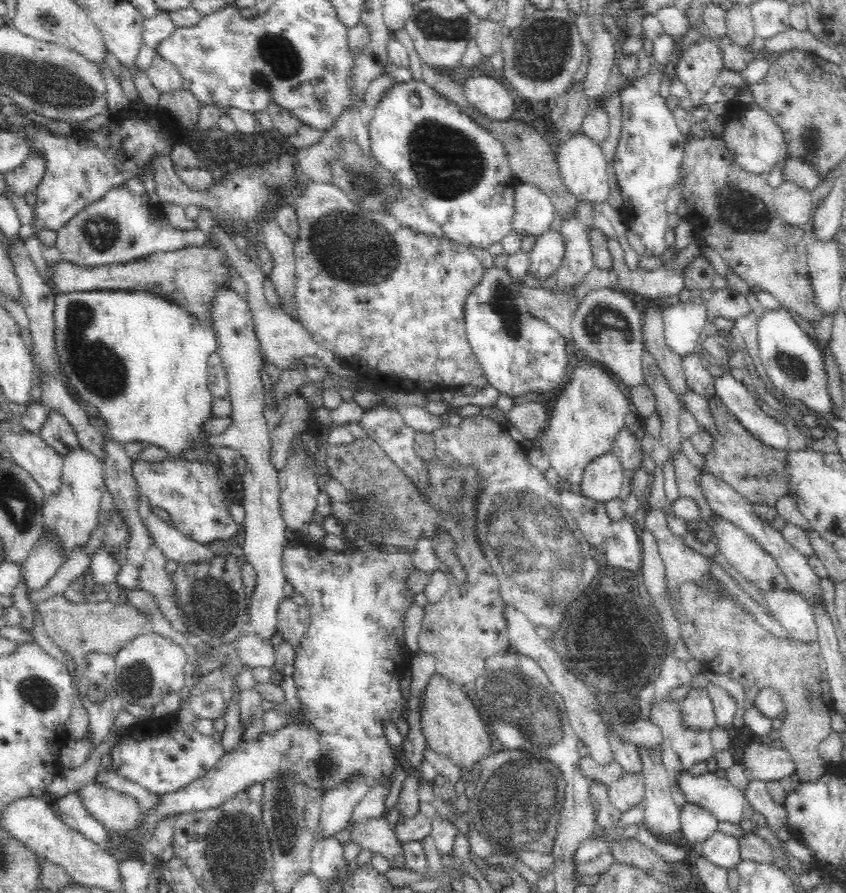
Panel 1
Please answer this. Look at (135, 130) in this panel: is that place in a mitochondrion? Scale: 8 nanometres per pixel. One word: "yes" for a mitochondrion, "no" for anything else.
no

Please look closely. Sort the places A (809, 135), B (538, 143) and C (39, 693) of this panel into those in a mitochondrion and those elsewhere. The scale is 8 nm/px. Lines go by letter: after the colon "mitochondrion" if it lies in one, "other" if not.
A: mitochondrion
B: other
C: mitochondrion

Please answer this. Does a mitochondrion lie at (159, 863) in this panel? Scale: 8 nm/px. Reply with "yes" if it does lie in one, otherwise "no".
no

